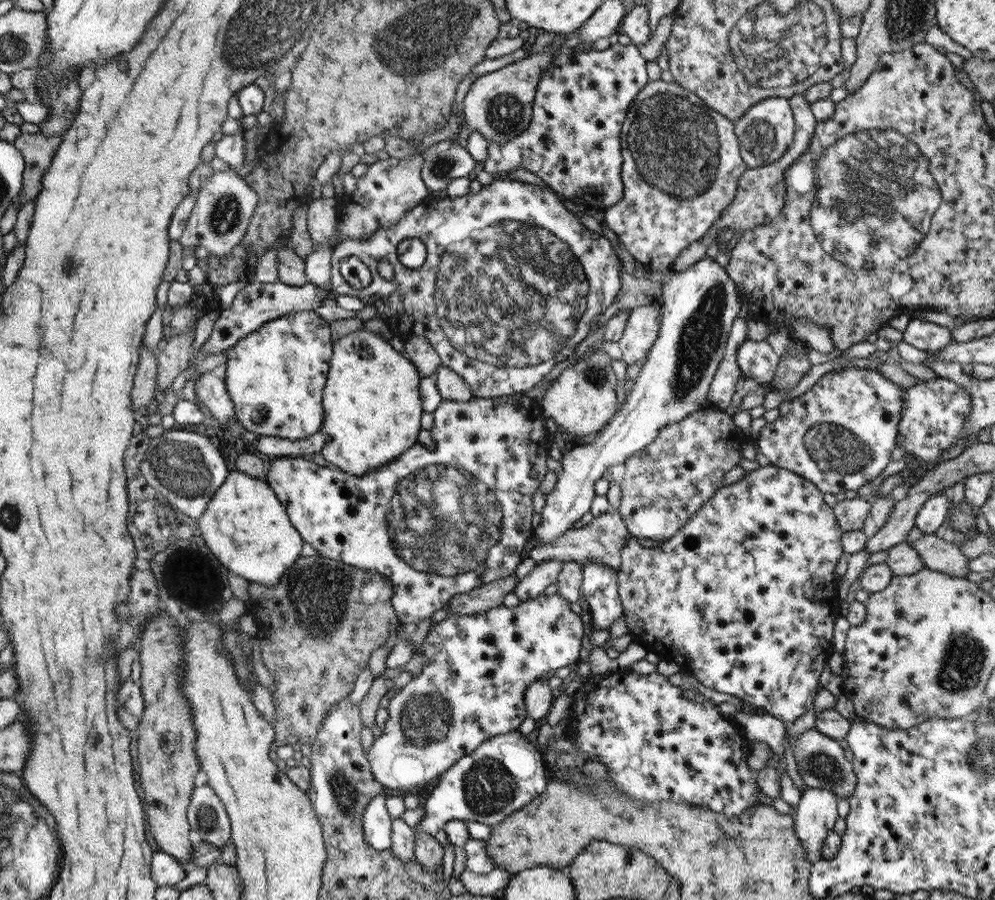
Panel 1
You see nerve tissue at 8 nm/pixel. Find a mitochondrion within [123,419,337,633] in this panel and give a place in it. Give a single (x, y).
(183, 470)

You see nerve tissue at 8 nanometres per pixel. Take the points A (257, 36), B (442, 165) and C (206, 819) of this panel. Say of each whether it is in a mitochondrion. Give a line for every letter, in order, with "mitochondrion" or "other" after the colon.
A: mitochondrion
B: mitochondrion
C: mitochondrion

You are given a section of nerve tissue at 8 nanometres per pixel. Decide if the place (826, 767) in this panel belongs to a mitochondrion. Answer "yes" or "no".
yes

